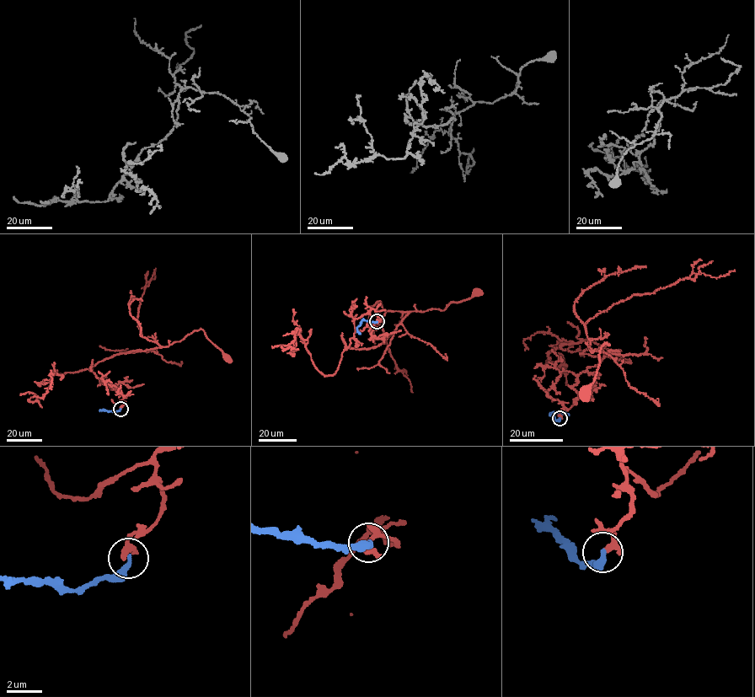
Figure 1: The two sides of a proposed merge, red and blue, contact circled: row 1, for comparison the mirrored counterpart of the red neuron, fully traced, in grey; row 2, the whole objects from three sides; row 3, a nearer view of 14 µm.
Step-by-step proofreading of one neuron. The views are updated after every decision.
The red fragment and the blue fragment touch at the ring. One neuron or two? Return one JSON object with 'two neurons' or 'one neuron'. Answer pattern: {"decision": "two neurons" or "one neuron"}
{"decision": "two neurons"}

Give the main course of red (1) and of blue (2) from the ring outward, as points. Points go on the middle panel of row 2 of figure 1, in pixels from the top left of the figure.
1: (377, 321), (372, 308), (354, 319), (355, 333), (344, 350), (376, 347), (410, 311), (444, 310), (477, 292)
2: (377, 321), (363, 320), (356, 329), (361, 334)

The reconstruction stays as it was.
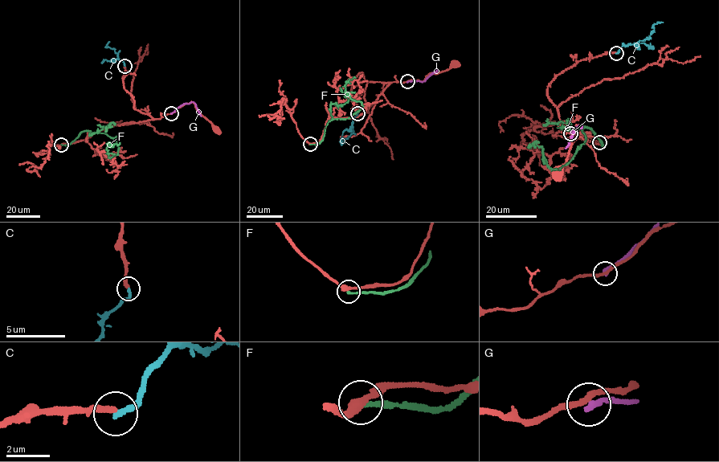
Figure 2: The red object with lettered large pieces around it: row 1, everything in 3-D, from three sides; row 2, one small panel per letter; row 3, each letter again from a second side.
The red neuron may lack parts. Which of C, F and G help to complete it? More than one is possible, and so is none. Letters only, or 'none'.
none

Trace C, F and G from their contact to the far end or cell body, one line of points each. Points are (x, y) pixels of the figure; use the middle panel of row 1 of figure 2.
C: (357, 113), (353, 120), (353, 132), (346, 138), (341, 139), (345, 143)
F: (310, 144), (320, 143), (328, 122), (349, 118), (362, 106), (345, 91), (344, 85), (355, 78)
G: (407, 81), (424, 81), (437, 71)

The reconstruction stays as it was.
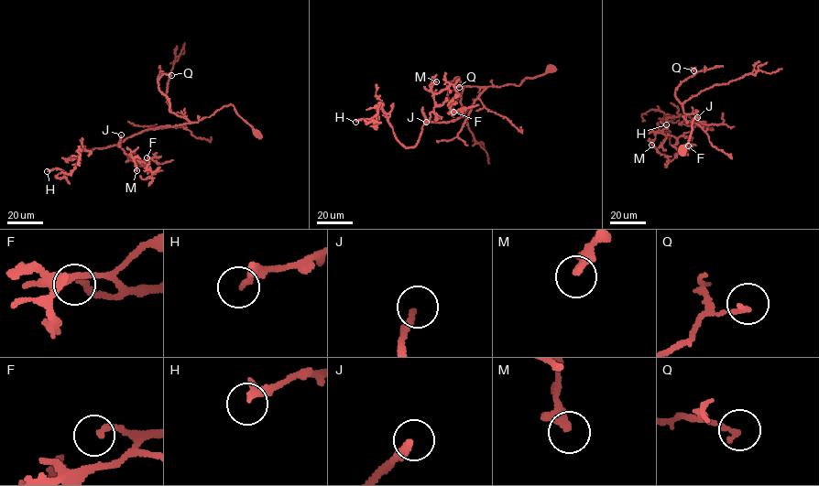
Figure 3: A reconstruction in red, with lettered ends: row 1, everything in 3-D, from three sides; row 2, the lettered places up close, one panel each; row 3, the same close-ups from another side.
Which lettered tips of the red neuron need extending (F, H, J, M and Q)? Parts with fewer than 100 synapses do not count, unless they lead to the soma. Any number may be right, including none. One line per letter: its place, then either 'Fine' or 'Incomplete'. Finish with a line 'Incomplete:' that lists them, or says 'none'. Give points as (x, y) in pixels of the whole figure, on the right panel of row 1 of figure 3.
F: Place: (688, 145). Fine
H: Place: (666, 124). Fine
J: Place: (697, 117). Incomplete
M: Place: (651, 145). Fine
Q: Place: (693, 70). Fine
Incomplete: J

